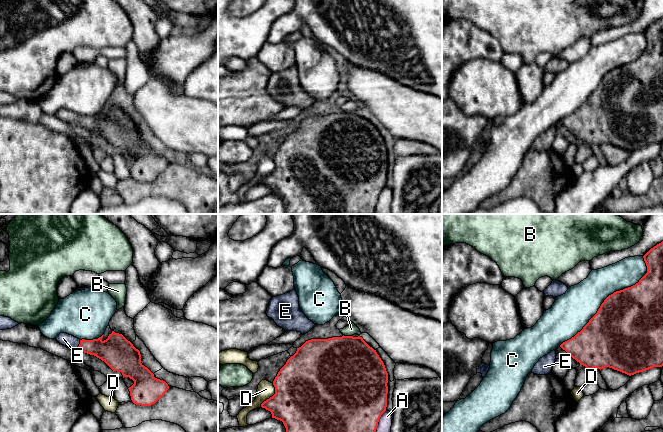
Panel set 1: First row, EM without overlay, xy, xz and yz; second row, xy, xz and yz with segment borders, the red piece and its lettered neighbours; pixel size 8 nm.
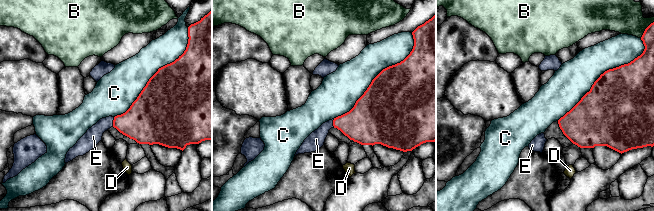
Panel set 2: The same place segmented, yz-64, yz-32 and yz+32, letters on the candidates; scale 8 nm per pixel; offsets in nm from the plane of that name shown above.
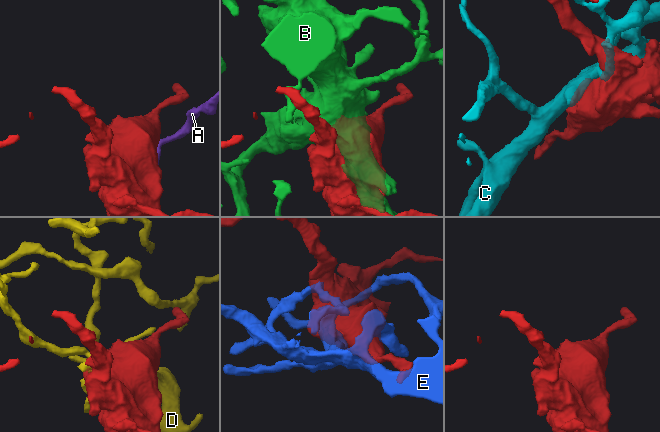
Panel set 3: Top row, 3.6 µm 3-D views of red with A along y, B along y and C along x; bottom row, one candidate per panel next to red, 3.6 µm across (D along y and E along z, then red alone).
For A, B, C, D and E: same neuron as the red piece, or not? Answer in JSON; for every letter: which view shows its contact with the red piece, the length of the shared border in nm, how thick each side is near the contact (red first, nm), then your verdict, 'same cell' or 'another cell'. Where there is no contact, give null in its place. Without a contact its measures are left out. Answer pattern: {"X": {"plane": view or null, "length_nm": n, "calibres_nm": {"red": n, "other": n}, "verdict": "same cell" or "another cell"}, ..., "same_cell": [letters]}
{"A": {"plane": "xz", "length_nm": 200, "calibres_nm": {"red": 480, "other": 110}, "verdict": "another cell"}, "B": {"plane": "xz", "length_nm": 70, "calibres_nm": {"red": 500, "other": 90}, "verdict": "another cell"}, "C": {"plane": "yz", "length_nm": 1000, "calibres_nm": {"red": 500, "other": 300}, "verdict": "another cell"}, "D": {"plane": "xz", "length_nm": 220, "calibres_nm": {"red": 480, "other": 140}, "verdict": "another cell"}, "E": {"plane": "xy", "length_nm": 70, "calibres_nm": {"red": 190, "other": 100}, "verdict": "same cell"}, "same_cell": ["E"]}

